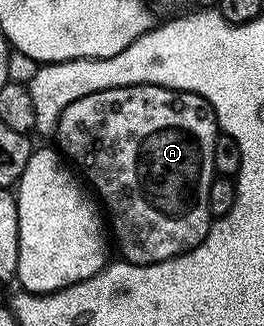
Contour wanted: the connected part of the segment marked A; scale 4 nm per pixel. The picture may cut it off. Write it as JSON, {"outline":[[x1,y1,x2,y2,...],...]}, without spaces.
{"outline":[[129,85,108,91,96,91,92,95,84,95,84,99,76,99,76,103,68,103,68,107,64,107,64,111,60,115,58,126,55,127,52,137,53,140,58,140,56,145,61,156,71,166,78,165,77,172,83,178,86,176,90,180,89,188,91,190,94,188,102,196,101,204,104,209,104,204,106,204,105,212,108,214,108,225,112,230,113,240,114,237,118,240,118,249,122,252,119,253,121,260,131,261,133,265,151,265,179,257,182,253,186,253,192,247,200,244,208,235,212,224,212,218,208,211,208,187,212,187,216,176,212,163,212,151,216,151,216,139,219,132,212,107,200,95,185,93,179,89,169,89,163,85]]}

